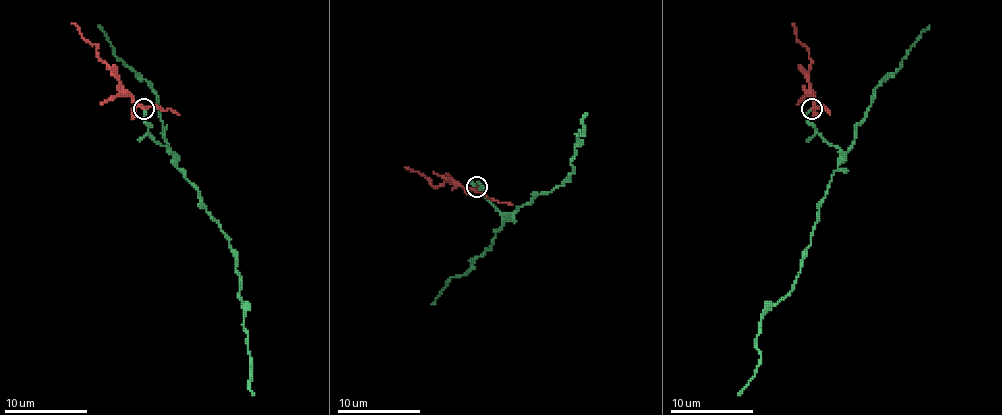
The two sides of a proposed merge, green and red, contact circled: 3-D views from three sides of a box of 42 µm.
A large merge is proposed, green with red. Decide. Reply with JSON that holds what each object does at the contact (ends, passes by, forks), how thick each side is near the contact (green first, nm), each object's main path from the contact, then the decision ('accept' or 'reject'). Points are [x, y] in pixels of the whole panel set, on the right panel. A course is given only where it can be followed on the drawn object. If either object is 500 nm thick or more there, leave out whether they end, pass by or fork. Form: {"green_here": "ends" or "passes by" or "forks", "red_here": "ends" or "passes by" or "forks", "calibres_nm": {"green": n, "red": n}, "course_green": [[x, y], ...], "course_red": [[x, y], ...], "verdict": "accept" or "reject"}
{"green_here": "ends", "red_here": "passes by", "calibres_nm": {"green": 170, "red": 240}, "course_green": [[811, 108], [806, 121], [844, 156], [819, 206], [794, 287], [761, 320], [757, 335], [761, 364], [738, 395]], "course_red": [[811, 108], [813, 94], [806, 73], [811, 58], [806, 46], [796, 38], [796, 27], [792, 23]], "verdict": "reject"}

